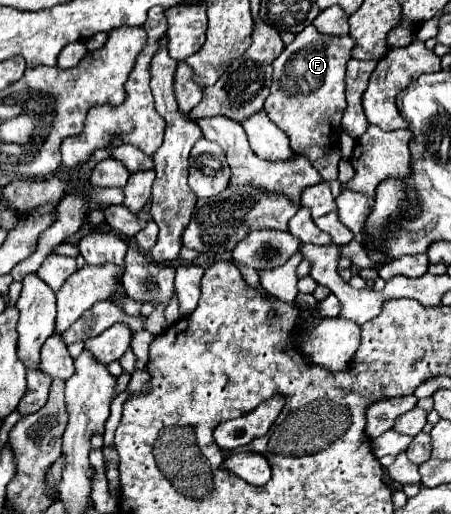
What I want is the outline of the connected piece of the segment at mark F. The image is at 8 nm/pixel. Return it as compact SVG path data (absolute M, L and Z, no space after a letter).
M307 26L295 36L295 42L285 46L273 62L273 84L265 112L287 132L295 154L305 156L323 180L337 180L337 166L341 160L339 136L341 116L347 108L345 100L345 64L355 46L351 36L329 36Z

